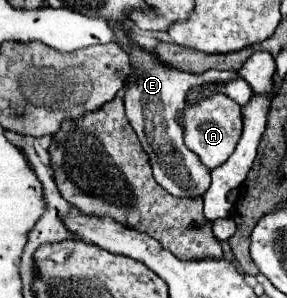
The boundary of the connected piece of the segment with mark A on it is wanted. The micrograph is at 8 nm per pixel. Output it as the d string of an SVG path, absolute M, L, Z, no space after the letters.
M222 92L210 94L206 98L198 98L194 104L188 104L182 112L178 112L178 120L184 128L186 146L200 158L206 168L216 168L224 162L236 148L236 142L242 134L242 112L240 106L232 98Z

